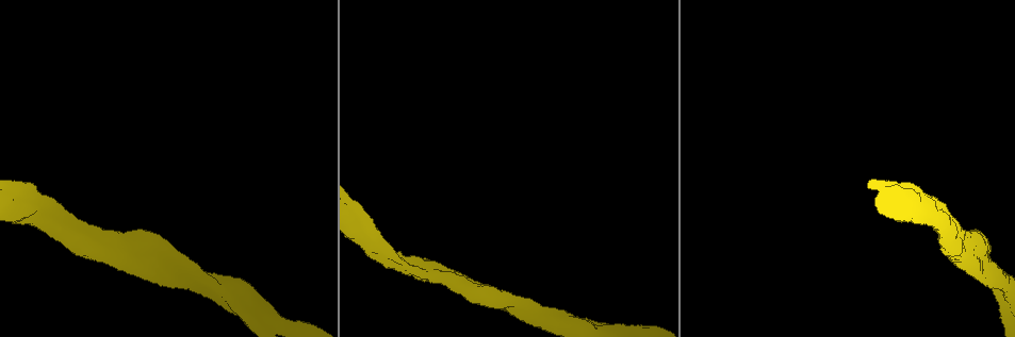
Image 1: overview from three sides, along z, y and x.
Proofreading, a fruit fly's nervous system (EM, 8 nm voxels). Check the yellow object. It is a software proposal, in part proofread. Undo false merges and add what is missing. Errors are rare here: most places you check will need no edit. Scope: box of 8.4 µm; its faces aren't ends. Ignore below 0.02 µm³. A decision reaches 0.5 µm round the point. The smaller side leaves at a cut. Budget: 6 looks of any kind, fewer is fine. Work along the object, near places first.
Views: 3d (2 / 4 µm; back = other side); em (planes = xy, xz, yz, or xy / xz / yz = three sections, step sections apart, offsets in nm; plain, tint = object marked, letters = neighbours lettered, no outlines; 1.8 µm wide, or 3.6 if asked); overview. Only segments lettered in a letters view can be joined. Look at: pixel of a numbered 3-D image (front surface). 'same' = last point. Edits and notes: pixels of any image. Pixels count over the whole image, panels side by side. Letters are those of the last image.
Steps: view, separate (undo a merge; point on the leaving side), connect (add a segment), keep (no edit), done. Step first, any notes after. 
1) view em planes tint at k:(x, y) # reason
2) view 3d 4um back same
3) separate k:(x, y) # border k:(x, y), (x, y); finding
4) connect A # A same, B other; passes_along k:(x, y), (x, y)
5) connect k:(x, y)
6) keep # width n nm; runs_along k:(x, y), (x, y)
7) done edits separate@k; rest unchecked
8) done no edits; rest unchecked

view em planes letters at 1:(965, 230) # stops while still wide

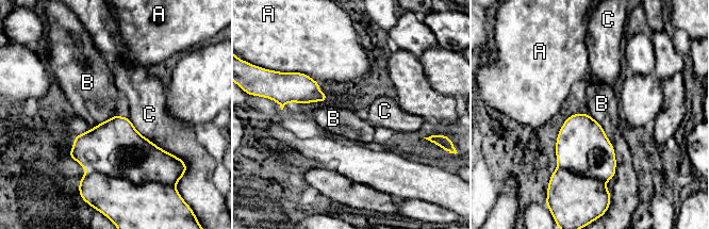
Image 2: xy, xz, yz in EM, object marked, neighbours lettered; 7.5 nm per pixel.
keep # A other, B other, C other; border 2:(587, 113), (613, 147), (615, 177); none of them fits

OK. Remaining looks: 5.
view 3d 2um at 1:(989, 269) # arms part here

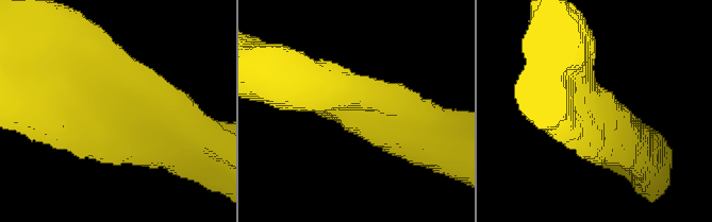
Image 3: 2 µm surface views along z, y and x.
view em yz step 4 letters at 3:(112, 110) # arms 3; arm_widths 340, 340, 440 nm

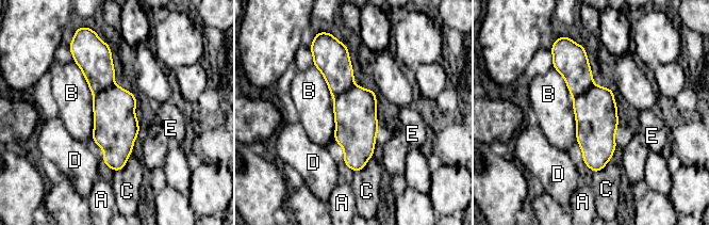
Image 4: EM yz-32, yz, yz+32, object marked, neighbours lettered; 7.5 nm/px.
keep # width 320 nm; A other, B other, C other, D other, E other; runs_along 4:(342, 48), (358, 169); all the same neuron

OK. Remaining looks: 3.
view em 3.6um xz step 16 letters at 1:(373, 219)

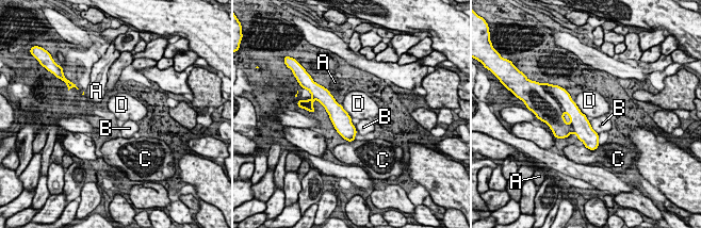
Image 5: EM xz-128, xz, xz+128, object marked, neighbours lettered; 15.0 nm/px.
keep # A other, B other, C other, D other; border 5:(573, 100), (577, 108), (587, 116); no lettered segment goes on from it

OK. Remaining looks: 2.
done no edits; rest unchecked

